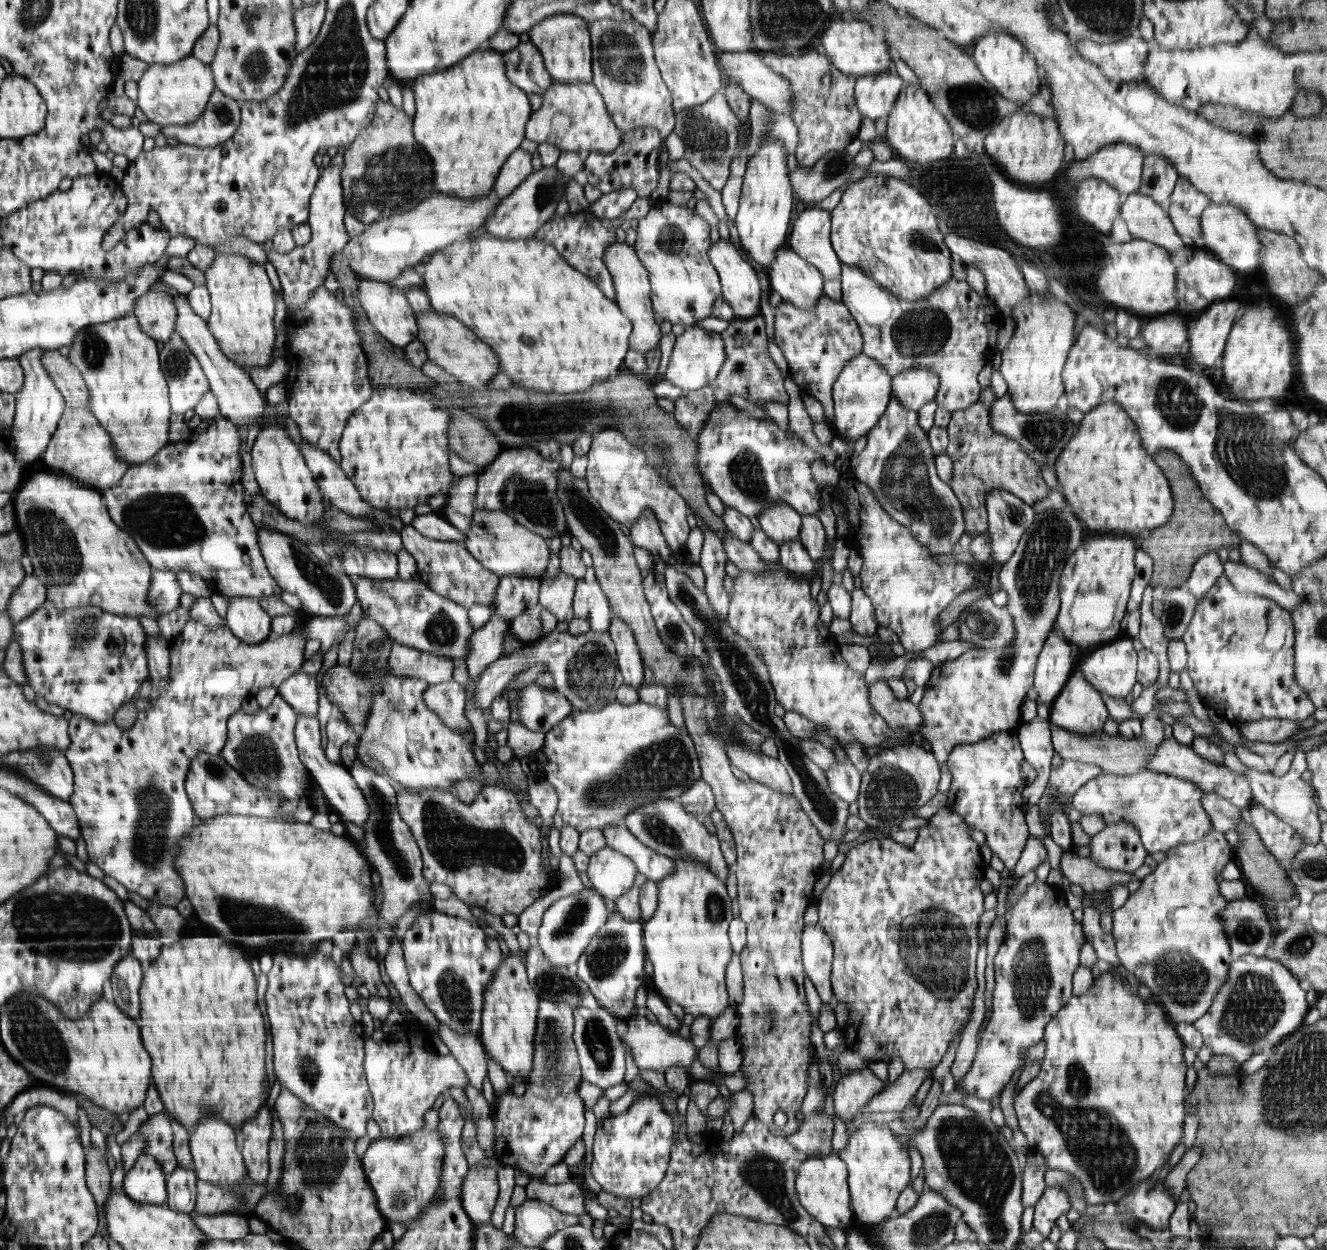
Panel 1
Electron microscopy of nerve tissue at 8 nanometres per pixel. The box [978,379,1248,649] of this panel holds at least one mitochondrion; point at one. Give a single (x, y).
(1047, 546)

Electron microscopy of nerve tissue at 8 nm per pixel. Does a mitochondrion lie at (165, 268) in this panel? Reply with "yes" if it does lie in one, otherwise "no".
no

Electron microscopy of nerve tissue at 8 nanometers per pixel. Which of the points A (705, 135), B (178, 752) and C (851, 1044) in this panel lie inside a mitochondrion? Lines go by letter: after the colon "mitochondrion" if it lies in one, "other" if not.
A: mitochondrion
B: other
C: other

